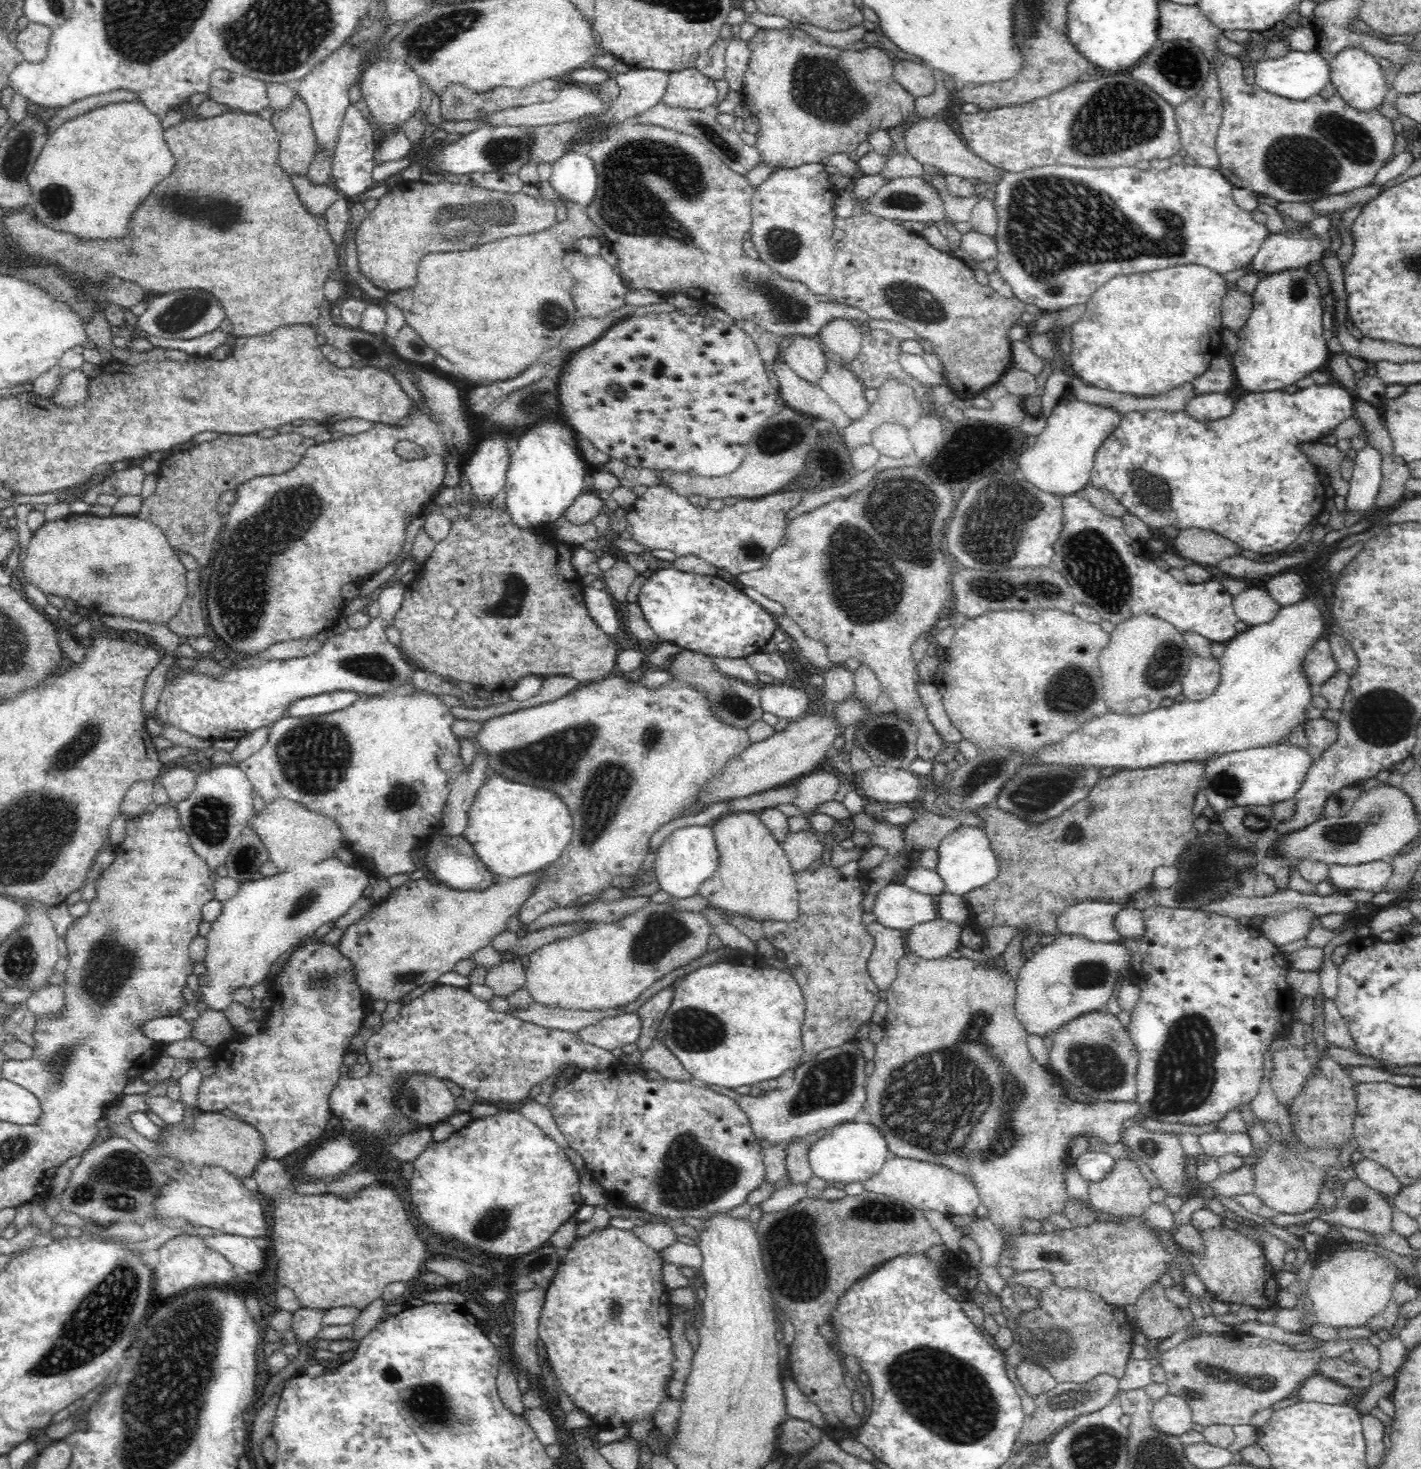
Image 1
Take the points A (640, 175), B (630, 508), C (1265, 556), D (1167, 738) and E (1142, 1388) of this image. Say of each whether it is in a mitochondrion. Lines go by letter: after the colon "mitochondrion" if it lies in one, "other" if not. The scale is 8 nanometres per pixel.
A: mitochondrion
B: other
C: other
D: other
E: other

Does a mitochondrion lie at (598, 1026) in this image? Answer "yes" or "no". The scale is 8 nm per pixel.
no

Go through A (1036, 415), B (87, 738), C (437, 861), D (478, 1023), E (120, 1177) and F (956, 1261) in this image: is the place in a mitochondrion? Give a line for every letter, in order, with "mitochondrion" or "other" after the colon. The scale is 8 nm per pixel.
A: other
B: mitochondrion
C: other
D: other
E: mitochondrion
F: other

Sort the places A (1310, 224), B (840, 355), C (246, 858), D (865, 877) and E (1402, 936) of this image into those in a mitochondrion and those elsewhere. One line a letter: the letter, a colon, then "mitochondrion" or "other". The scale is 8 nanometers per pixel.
A: other
B: other
C: mitochondrion
D: other
E: other

